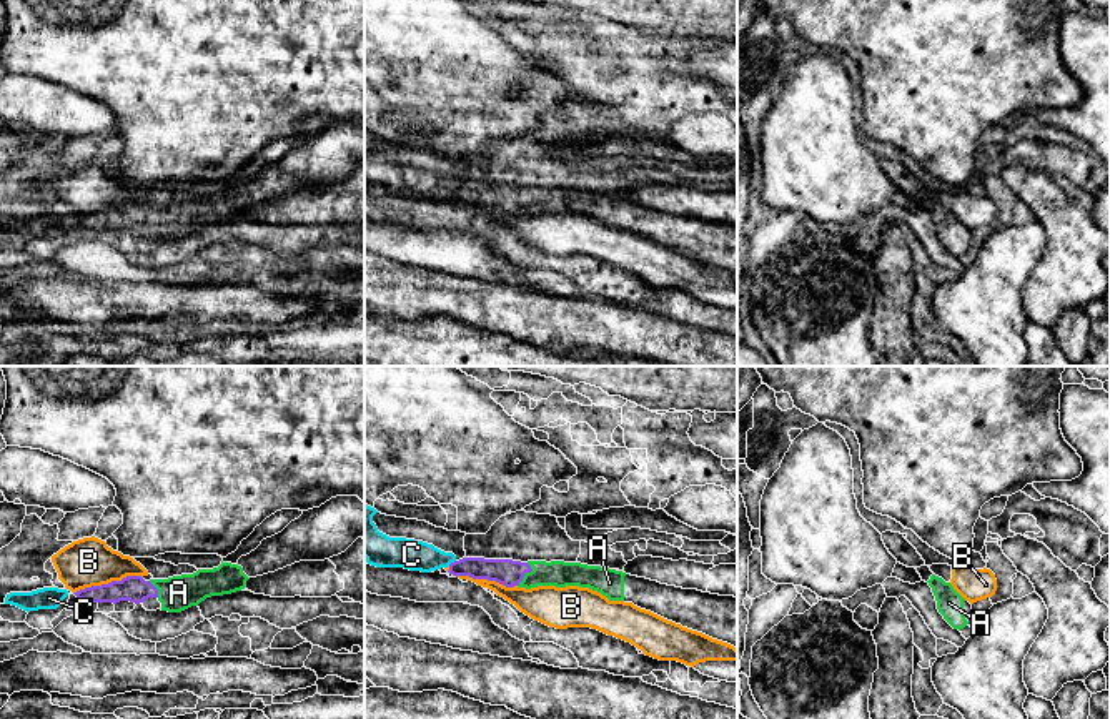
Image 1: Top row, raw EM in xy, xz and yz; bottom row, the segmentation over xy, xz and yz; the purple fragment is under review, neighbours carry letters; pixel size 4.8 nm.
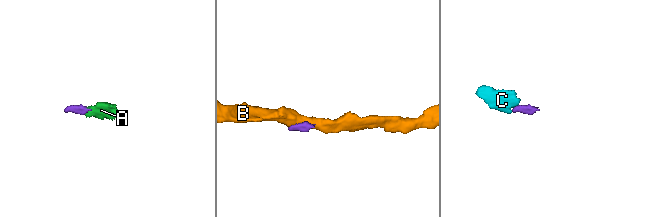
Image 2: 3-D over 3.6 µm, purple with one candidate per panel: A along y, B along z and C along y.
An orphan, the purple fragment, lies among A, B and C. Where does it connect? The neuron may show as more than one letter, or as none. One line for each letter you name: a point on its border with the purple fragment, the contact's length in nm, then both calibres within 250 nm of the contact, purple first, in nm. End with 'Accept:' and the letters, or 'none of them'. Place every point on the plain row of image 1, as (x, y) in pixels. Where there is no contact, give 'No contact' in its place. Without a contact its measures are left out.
A: Touches purple at xz (526, 198). Shared border 130 nm. Thickness 130 nm (purple) against 130 nm
C: Touches purple at xz (451, 190). Shared border 50 nm. Thickness 120 nm (purple) against 150 nm
Accept: A, C

